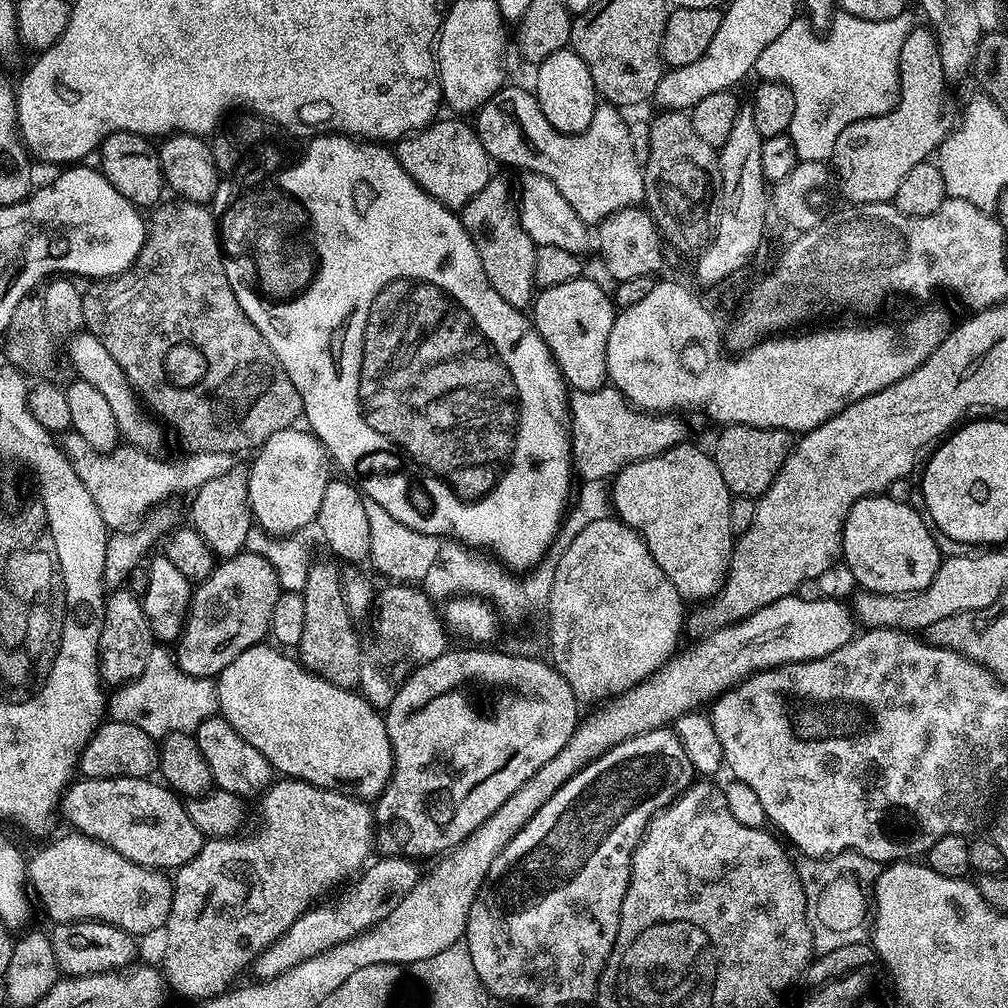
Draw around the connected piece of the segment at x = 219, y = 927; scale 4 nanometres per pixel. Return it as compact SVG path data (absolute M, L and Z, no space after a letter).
M280 778L263 793L264 800L264 821L261 822L261 831L253 840L240 840L241 838L231 839L205 839L202 850L190 858L190 862L183 864L174 876L174 887L172 889L172 909L168 915L168 923L163 929L164 936L164 964L162 963L162 975L167 987L172 988L180 996L185 996L188 1000L199 1002L209 1000L215 996L220 996L233 987L236 975L247 966L248 963L255 961L260 953L268 945L274 943L286 929L295 922L302 913L307 912L312 900L324 888L336 883L343 876L351 877L359 873L365 867L369 859L368 851L374 848L374 812L365 801L356 799L355 796L345 796L343 792L329 792L326 788L316 788L304 780L295 778Z

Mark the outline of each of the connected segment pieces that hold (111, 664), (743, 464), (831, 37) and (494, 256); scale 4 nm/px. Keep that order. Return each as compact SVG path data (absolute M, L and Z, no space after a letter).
M121 586L107 593L104 625L100 635L100 679L105 685L121 686L135 681L154 647L154 637L144 613L141 597Z
M730 424L721 427L719 431L720 437L716 440L714 459L718 471L722 473L722 482L726 482L726 486L732 492L733 497L751 496L759 498L763 496L765 490L772 485L774 478L779 474L789 452L792 451L793 437L777 428L759 428L758 426L746 426L745 424Z
M797 18L790 22L790 26L786 26L786 30L782 30L782 34L778 34L778 38L774 38L774 42L770 42L770 46L766 46L766 50L762 50L762 54L758 54L758 62L756 63L755 75L760 75L761 81L776 80L779 84L785 84L794 94L794 118L790 118L790 126L786 135L794 142L794 150L800 160L821 160L827 161L834 150L834 138L838 138L842 130L851 123L858 122L860 119L870 119L872 116L886 115L888 111L895 108L897 100L900 97L899 90L899 72L898 62L901 53L903 40L906 38L910 29L907 19L897 18L894 20L877 20L869 22L866 20L854 20L851 18L840 18L836 24L836 32L828 32L825 36L816 36L816 32L807 24L803 18Z
M500 174L493 175L492 180L486 182L486 186L482 186L482 190L478 190L478 194L474 194L474 198L470 198L470 202L466 202L464 208L459 209L458 220L466 236L472 240L472 248L478 250L478 258L482 258L482 270L486 274L490 286L494 286L496 296L510 302L510 306L514 310L527 309L538 288L536 283L536 249L538 245L532 241L530 234L526 234L526 230L522 230L520 210L513 185L511 188L500 177Z

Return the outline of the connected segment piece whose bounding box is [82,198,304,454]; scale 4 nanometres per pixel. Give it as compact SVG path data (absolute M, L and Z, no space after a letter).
M176 198L173 201L173 204L161 203L151 213L153 216L152 220L150 216L146 224L144 245L136 261L127 270L111 278L97 279L93 283L96 284L93 288L87 289L85 287L83 289L82 318L84 319L84 328L90 334L94 334L94 338L98 338L98 342L102 342L102 346L106 346L107 352L114 357L114 362L118 362L118 366L122 366L125 378L136 389L136 394L141 401L165 425L168 423L189 444L189 449L192 452L230 452L239 454L239 452L249 451L248 453L251 453L253 450L259 450L266 442L266 438L270 438L270 434L278 434L278 430L293 427L299 421L296 419L301 419L304 403L294 386L294 382L290 382L286 370L278 362L274 350L270 350L266 338L262 338L262 334L256 328L255 319L244 313L244 308L240 305L239 298L236 297L236 293L238 294L237 289L224 269L224 254L218 231L218 220L214 212L212 216L211 211L213 209L203 204L195 204L189 200Z

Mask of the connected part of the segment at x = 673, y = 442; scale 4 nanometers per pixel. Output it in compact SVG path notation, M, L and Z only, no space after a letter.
M611 386L599 388L596 392L573 391L568 398L568 415L572 438L572 460L575 473L581 481L615 478L623 468L630 466L635 460L654 458L689 439L687 426L676 417L679 415L645 412L633 406L619 390Z

